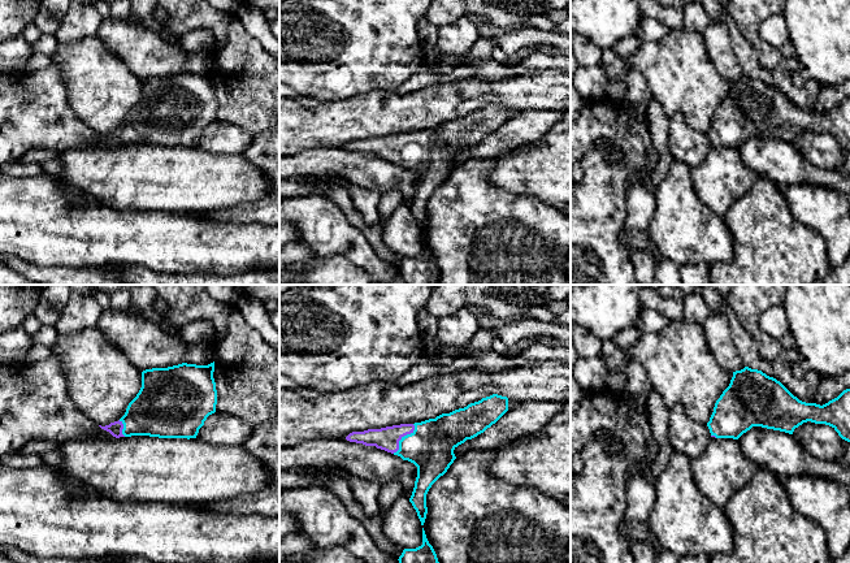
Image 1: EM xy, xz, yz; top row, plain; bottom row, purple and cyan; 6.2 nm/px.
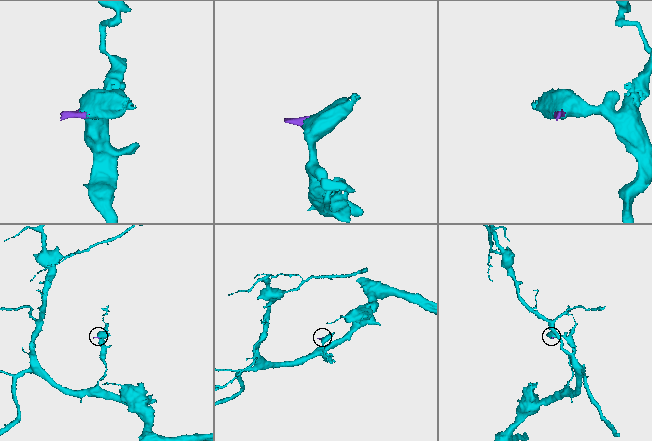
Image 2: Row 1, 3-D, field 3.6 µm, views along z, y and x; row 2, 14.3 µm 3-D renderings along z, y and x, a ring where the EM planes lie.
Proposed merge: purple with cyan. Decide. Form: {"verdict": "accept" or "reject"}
{"verdict": "accept"}

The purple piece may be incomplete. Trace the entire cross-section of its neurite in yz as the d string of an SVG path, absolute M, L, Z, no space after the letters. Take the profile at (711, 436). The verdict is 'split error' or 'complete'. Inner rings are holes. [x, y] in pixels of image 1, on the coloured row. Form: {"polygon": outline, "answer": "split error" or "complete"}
{"polygon": "M745 367L733 372L707 426L711 437L738 439L753 426L793 434L807 421L829 425L850 442L850 389L823 406L806 403L776 378Z", "answer": "split error"}

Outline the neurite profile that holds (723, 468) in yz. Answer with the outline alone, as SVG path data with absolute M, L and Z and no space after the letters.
M711 437L704 454L691 459L697 486L720 508L759 468L742 454L738 439L733 438Z

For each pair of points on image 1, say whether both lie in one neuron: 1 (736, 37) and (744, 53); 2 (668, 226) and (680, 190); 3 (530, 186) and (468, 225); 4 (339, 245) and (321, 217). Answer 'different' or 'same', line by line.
1: same
2: same
3: different
4: same

